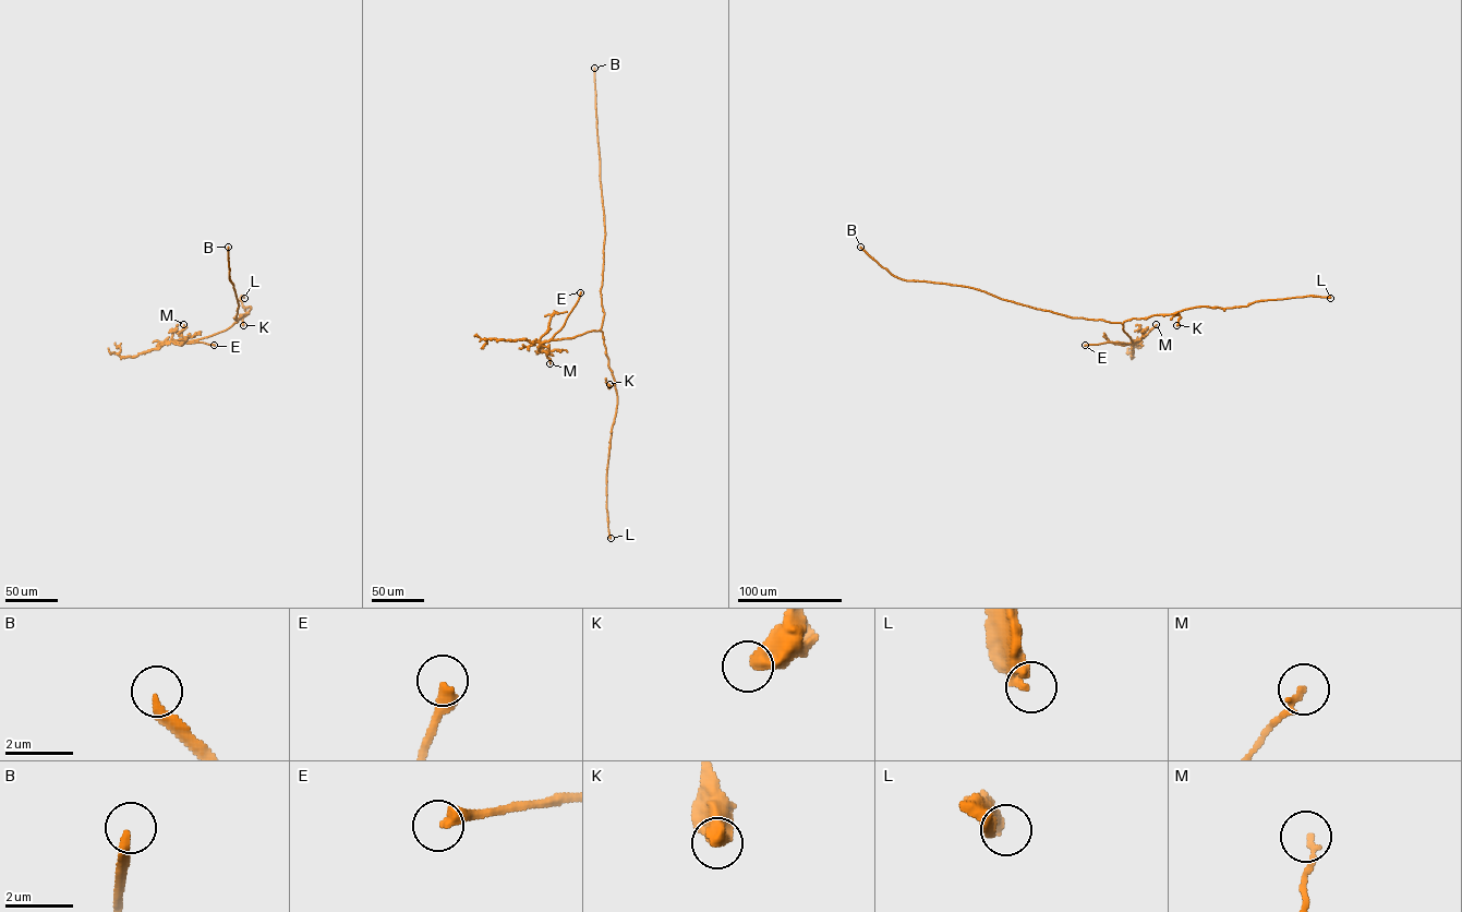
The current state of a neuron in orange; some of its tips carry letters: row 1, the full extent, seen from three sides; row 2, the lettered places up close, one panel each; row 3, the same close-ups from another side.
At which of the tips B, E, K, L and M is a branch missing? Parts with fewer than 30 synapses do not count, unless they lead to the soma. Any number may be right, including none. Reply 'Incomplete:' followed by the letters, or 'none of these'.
Incomplete: B, E

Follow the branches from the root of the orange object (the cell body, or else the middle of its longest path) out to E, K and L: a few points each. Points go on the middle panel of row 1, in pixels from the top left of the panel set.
E: (601, 299), (604, 316), (600, 330), (553, 339), (580, 292)
K: (601, 299), (604, 316), (601, 331), (615, 383), (609, 387), (609, 384)
L: (601, 299), (604, 316), (601, 331), (617, 396), (606, 469), (611, 538)

